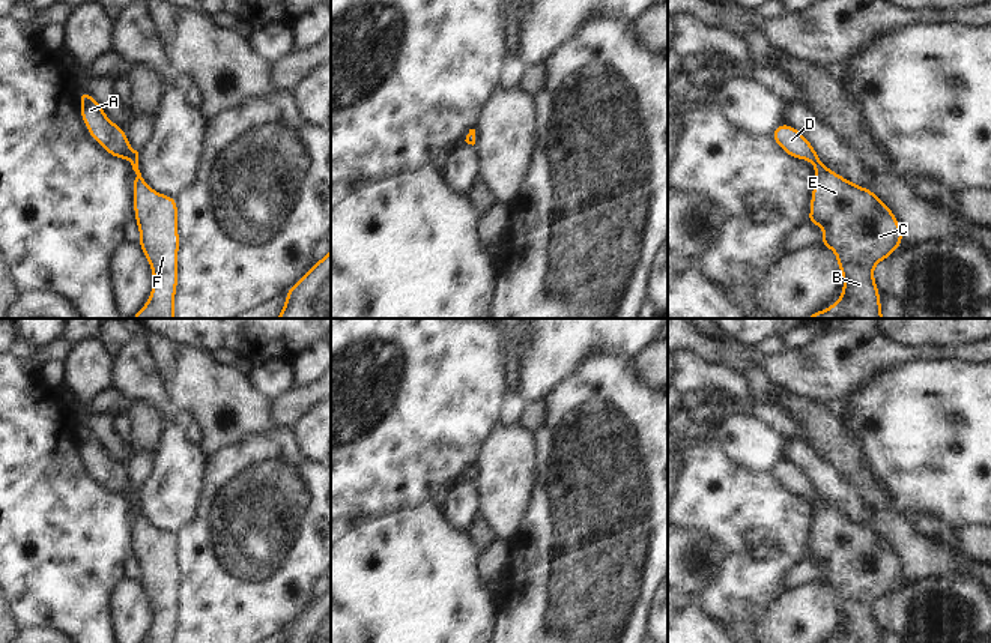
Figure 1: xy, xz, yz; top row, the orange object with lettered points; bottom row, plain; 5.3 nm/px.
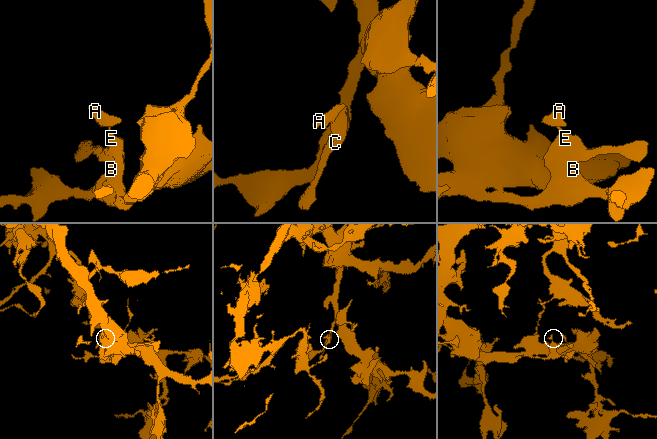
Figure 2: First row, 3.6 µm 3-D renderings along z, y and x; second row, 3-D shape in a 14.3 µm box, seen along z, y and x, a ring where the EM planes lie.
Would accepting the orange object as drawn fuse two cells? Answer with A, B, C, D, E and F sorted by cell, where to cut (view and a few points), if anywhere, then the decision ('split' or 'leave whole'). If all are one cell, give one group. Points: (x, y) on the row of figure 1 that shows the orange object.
A B C D E F; no cut; leave whole

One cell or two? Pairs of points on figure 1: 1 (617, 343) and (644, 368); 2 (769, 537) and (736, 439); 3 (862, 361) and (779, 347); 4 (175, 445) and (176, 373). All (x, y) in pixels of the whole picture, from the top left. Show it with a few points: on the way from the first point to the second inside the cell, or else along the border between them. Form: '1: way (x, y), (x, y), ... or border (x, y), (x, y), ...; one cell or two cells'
1: border (651, 341), (630, 359); two cells
2: border (721, 443), (739, 466), (769, 473); two cells
3: border (758, 349), (766, 356), (776, 356), (787, 350); two cells
4: border (160, 376), (161, 385), (175, 409); two cells

